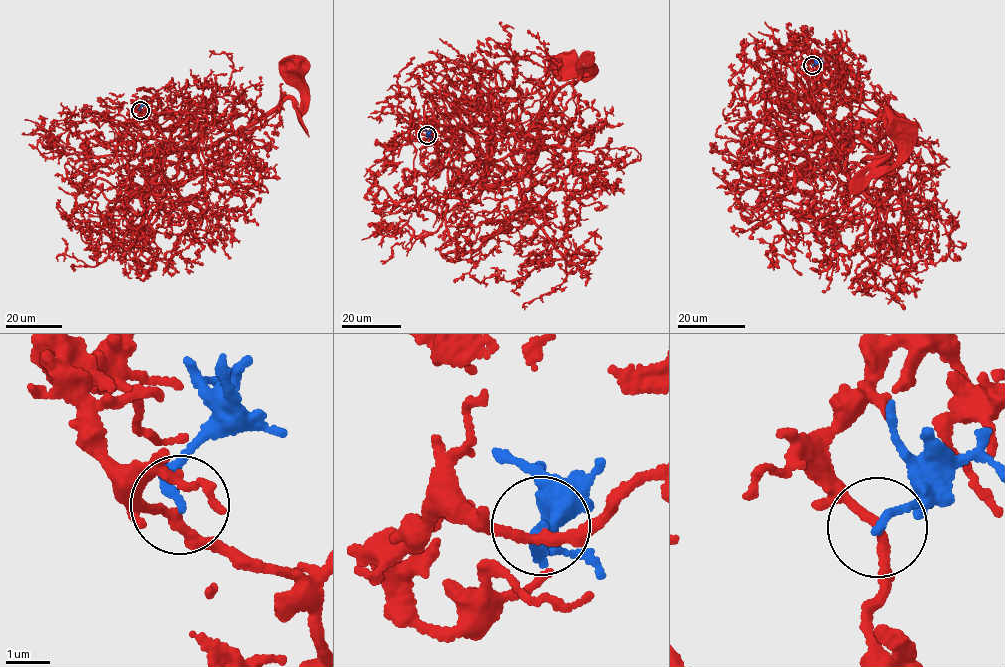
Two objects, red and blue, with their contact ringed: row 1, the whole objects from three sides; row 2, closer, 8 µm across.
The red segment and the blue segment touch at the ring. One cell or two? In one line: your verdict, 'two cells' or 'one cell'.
two cells

